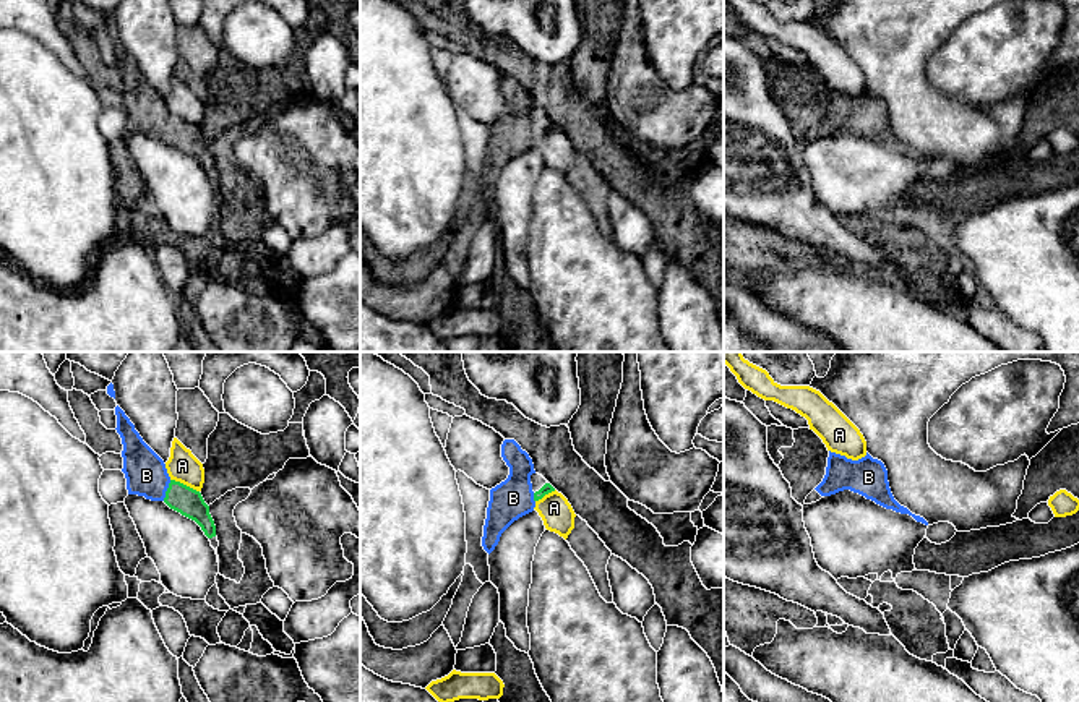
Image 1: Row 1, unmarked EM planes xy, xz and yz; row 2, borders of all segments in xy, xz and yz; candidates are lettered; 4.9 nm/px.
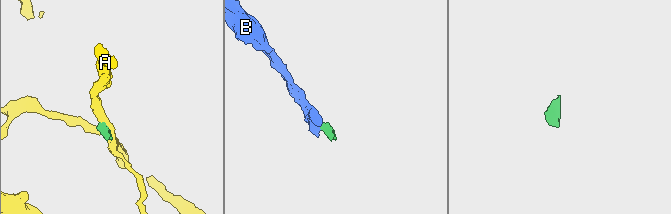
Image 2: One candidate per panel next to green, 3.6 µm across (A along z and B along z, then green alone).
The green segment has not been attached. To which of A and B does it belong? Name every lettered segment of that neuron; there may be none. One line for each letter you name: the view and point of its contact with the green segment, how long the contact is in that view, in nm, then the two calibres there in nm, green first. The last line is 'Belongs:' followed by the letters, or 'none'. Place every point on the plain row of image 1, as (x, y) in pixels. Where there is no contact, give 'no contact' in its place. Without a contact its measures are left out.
B: meets green in xy at (167, 127); contact 110 nm long; 140 nm thick on the green side, 200 nm on the other
Belongs: B

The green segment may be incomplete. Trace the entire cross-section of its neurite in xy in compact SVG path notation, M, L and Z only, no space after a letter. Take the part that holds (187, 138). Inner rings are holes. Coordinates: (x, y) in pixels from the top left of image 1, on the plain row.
M117 42L117 70L122 75L123 105L128 131L164 138L170 146L195 157L217 191L216 162L200 128L169 113L164 97L143 78L135 62Z

